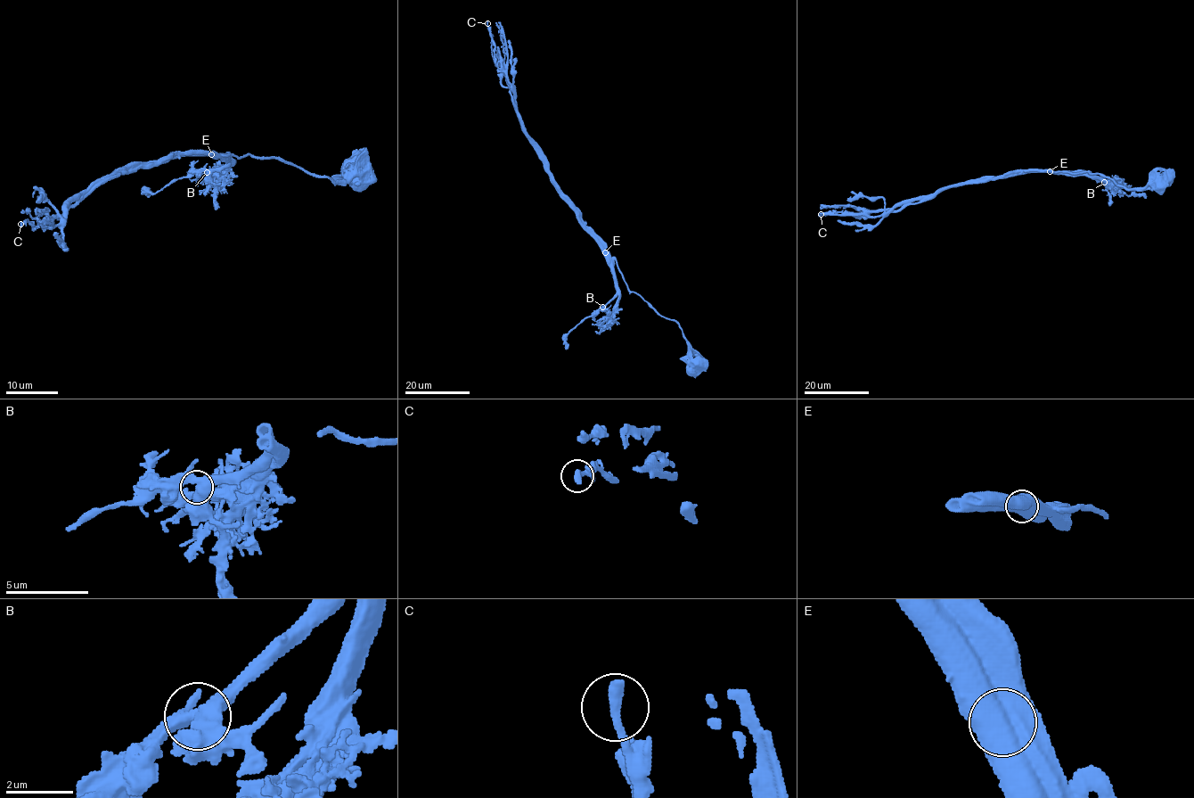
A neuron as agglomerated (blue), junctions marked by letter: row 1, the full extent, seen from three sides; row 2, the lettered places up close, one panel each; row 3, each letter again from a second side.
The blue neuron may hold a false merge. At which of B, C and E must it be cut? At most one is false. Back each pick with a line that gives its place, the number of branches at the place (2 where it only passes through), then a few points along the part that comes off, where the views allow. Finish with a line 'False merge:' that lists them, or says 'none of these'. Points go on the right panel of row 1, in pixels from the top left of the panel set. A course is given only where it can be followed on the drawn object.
E: at (1050, 171); 2 branches meet; foreign part runs (1050, 171), (982, 176), (965, 183), (947, 185), (894, 205), (875, 217), (823, 214)
False merge: E

